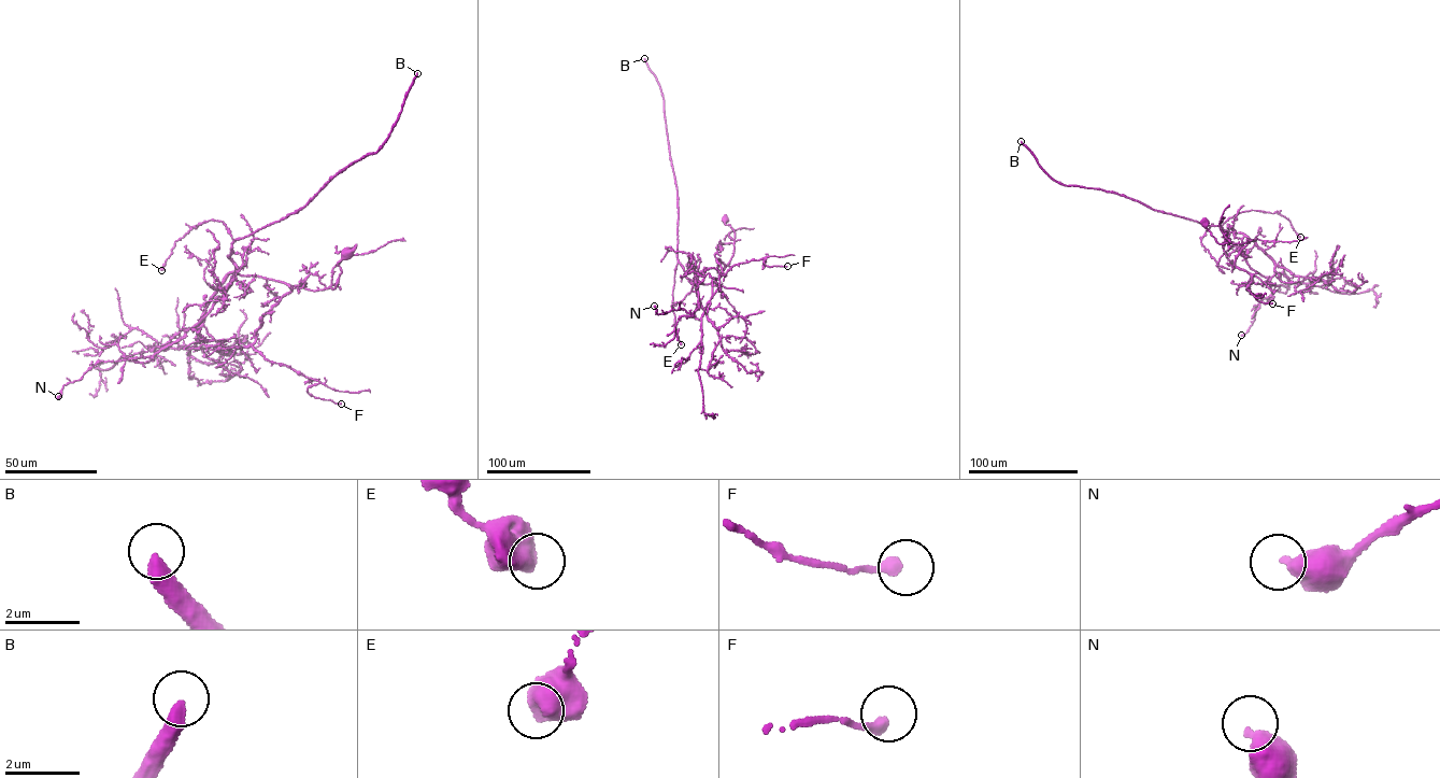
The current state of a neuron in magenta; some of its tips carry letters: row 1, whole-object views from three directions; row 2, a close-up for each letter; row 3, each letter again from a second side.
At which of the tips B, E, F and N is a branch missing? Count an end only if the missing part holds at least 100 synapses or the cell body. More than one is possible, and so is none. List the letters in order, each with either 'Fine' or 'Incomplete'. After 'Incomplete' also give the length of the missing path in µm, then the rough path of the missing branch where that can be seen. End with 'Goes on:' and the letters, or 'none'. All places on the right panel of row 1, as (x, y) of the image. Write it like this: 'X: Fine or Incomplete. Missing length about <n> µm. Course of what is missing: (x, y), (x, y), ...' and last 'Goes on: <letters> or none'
B: Incomplete. Missing length about 350 µm
E: Fine
F: Fine
N: Fine
Goes on: B

